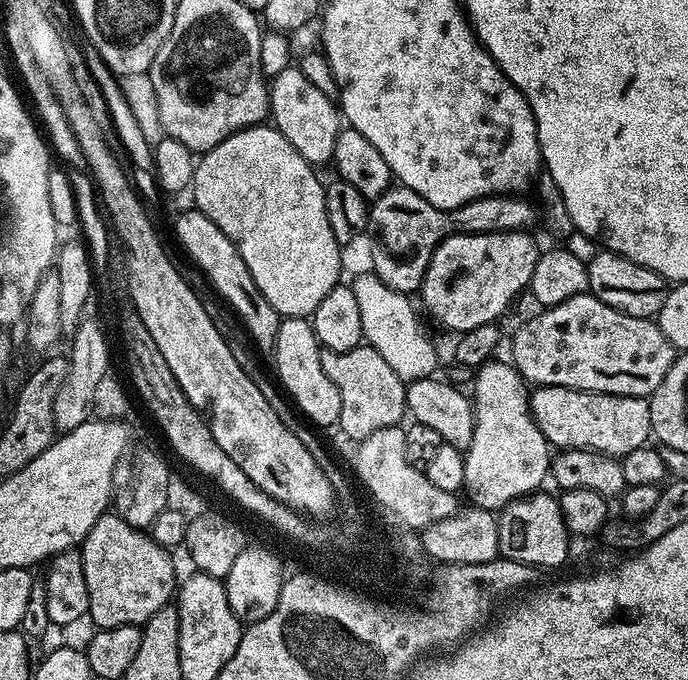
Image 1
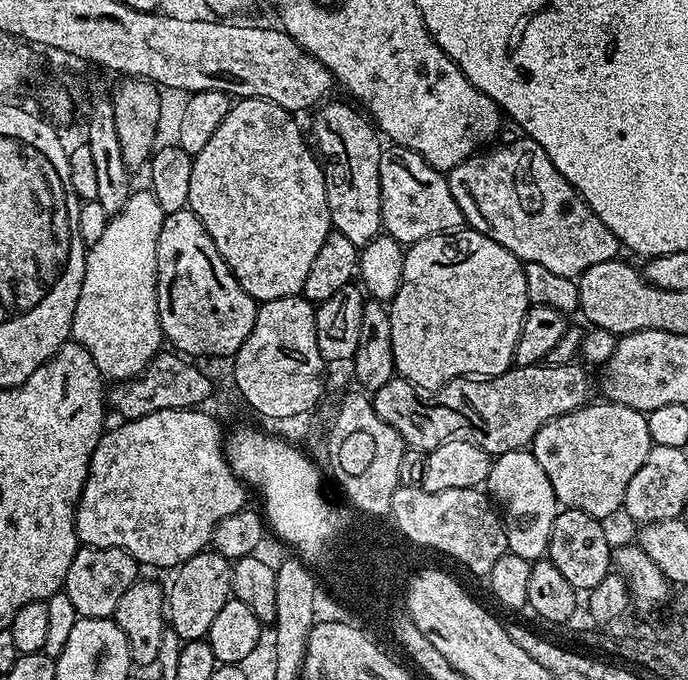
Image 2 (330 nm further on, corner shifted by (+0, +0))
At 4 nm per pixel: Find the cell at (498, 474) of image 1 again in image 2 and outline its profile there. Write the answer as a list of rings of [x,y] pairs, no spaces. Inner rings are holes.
[[[530,450],[495,457],[486,488],[502,513],[504,530],[508,534],[508,551],[529,562],[541,559],[548,550],[550,530],[554,530],[558,501],[554,486],[550,486],[550,478],[546,478],[546,470],[538,466],[538,458],[534,458]]]

